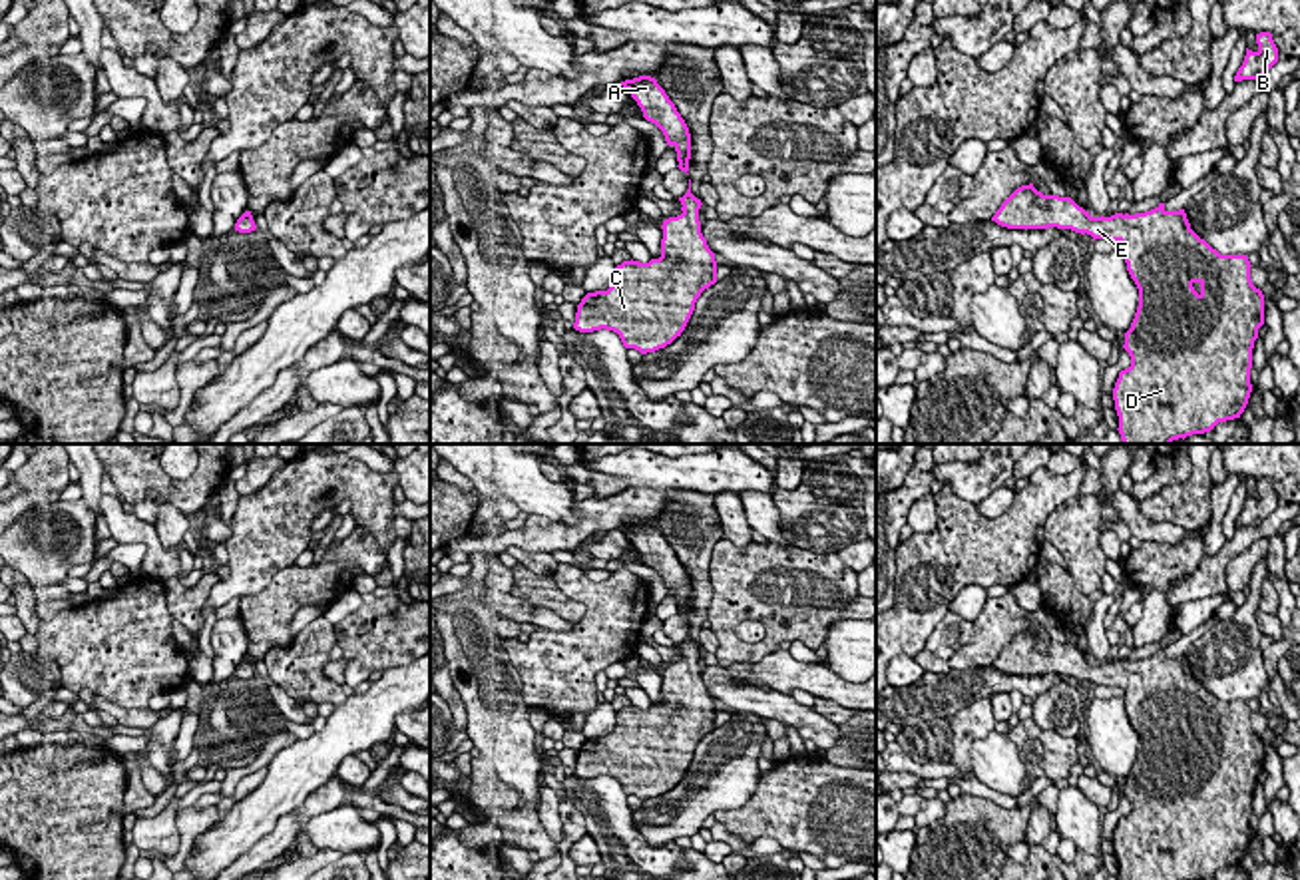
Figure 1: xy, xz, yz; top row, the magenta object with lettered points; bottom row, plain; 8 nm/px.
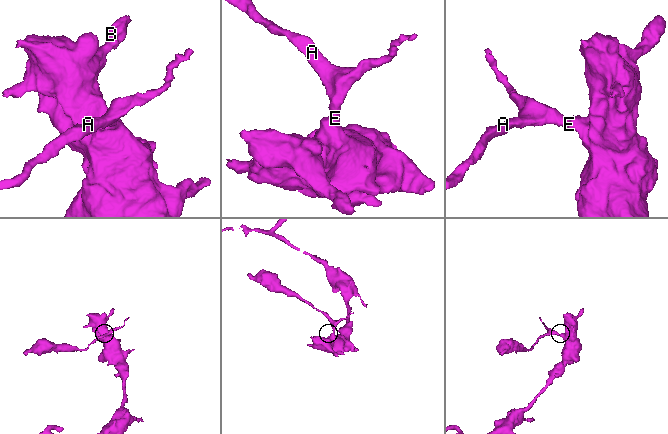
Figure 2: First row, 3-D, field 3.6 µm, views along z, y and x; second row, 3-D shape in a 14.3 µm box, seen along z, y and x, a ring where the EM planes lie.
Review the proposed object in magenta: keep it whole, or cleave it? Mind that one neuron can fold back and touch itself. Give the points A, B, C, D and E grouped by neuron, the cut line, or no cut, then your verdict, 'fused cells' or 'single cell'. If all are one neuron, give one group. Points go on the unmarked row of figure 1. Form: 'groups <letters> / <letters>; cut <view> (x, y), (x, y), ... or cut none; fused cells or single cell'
groups A B C D E; cut none; single cell

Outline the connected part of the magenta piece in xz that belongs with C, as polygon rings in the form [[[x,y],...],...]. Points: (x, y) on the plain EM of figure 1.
[[[691,625],[689,635],[681,647],[681,661],[669,663],[663,667],[663,685],[661,685],[661,703],[651,705],[649,709],[639,707],[623,707],[615,713],[615,729],[607,737],[587,739],[581,749],[577,751],[573,774],[579,778],[593,778],[593,776],[613,776],[619,780],[625,794],[635,794],[641,800],[655,798],[671,790],[681,778],[685,776],[695,749],[705,735],[717,729],[717,707],[715,699],[709,695],[707,685],[701,679],[699,655],[701,645],[691,639]]]

